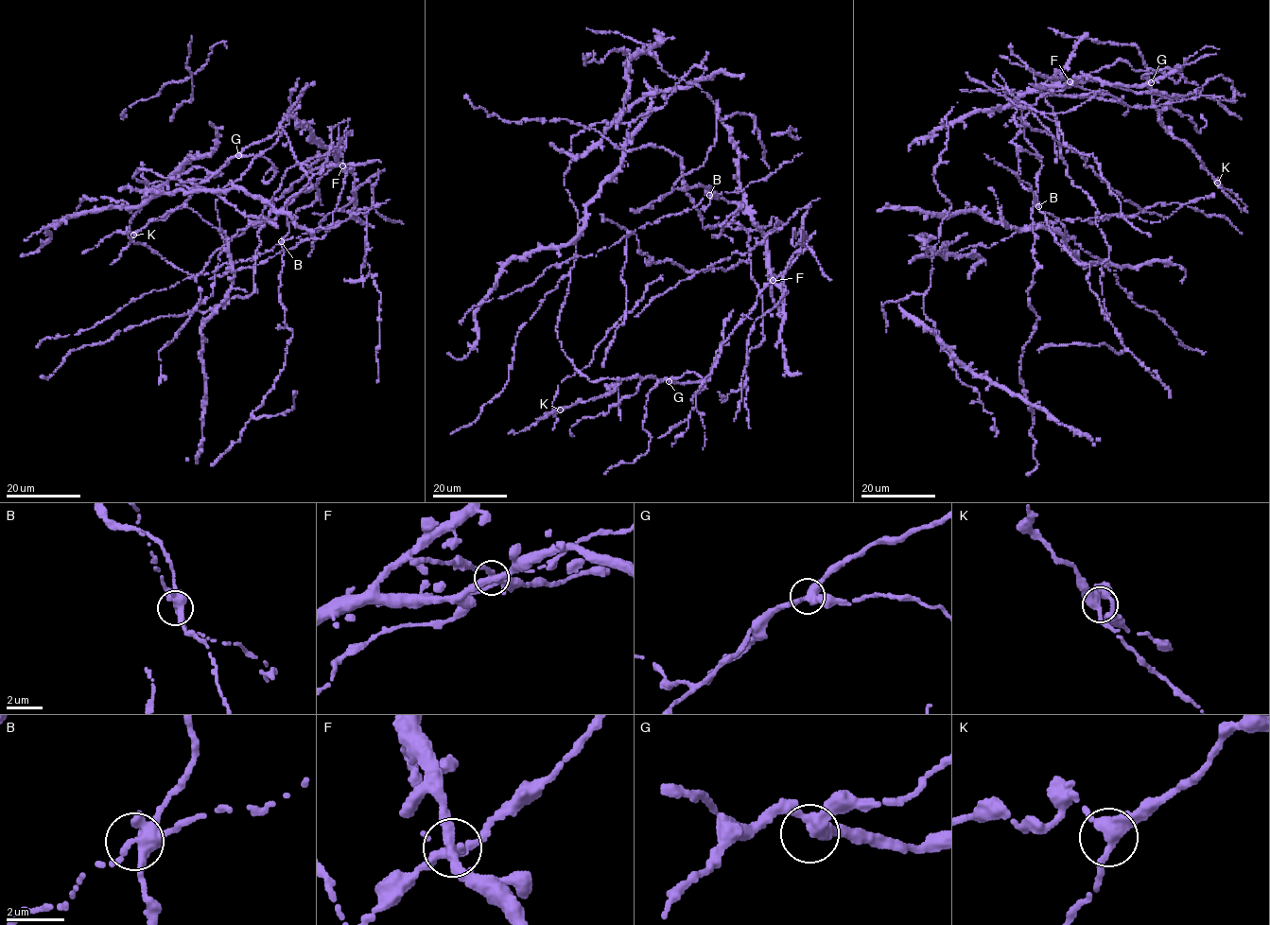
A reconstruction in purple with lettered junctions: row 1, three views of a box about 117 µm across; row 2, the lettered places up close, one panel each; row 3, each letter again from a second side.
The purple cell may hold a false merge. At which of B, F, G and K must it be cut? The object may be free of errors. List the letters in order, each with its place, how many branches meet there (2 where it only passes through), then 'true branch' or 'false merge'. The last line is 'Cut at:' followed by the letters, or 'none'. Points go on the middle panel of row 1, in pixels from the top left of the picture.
B: place (709, 195); branches 4; true branch
F: place (773, 280); branches 4; false merge
G: place (669, 381); branches 3; true branch
K: place (560, 410); branches 3; true branch
Cut at: F

